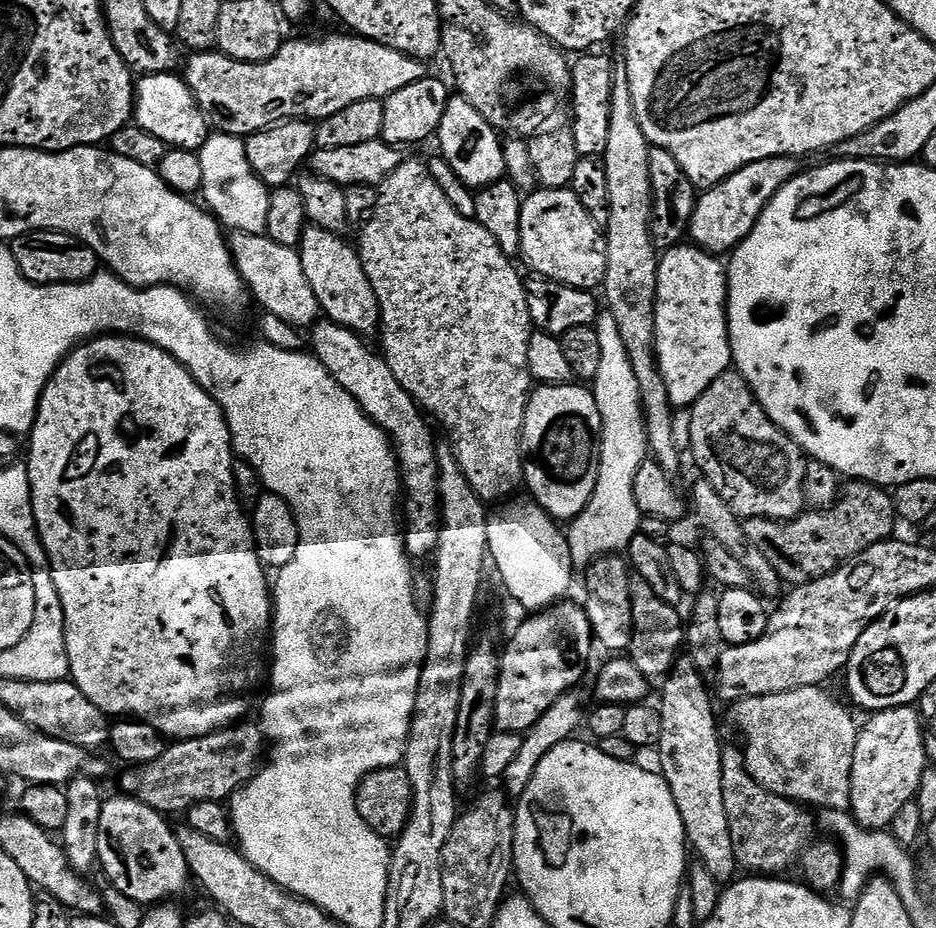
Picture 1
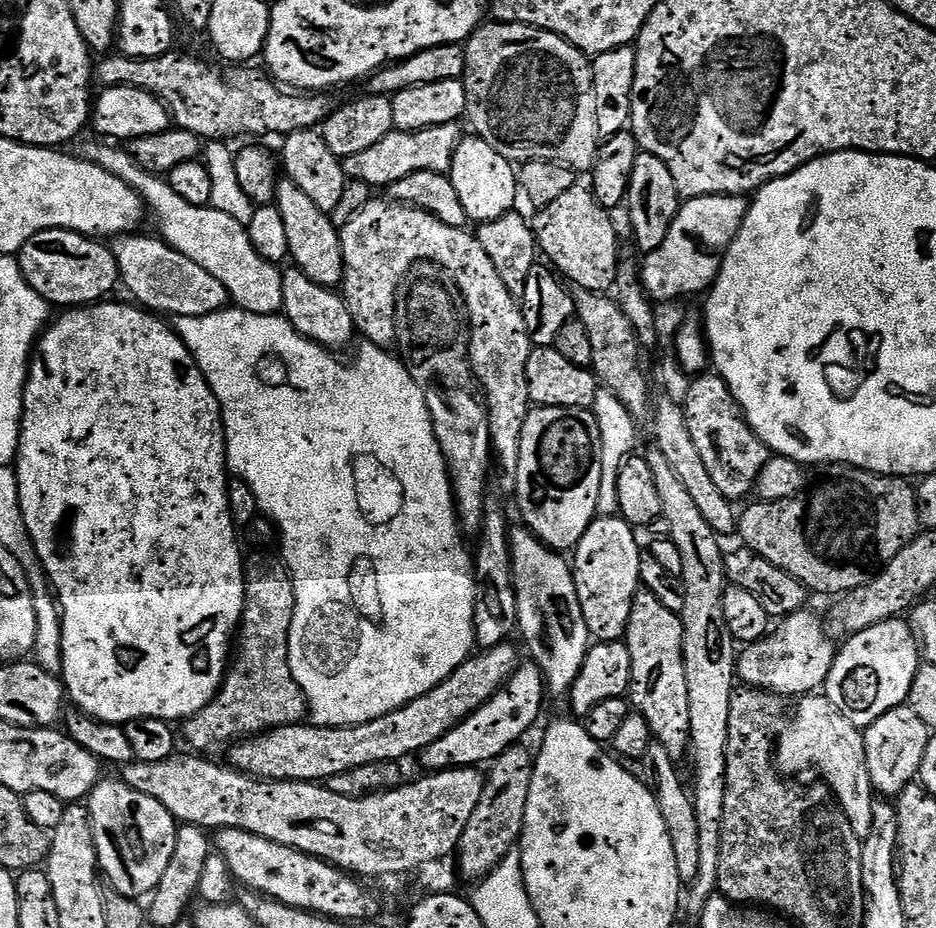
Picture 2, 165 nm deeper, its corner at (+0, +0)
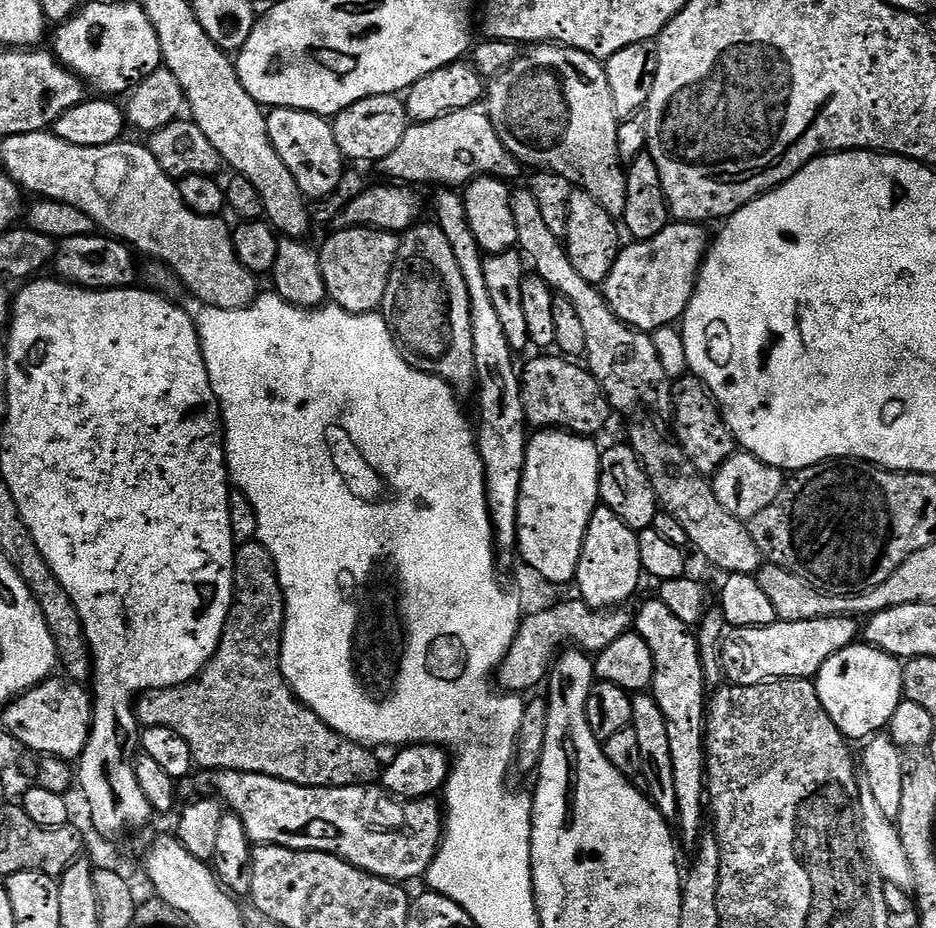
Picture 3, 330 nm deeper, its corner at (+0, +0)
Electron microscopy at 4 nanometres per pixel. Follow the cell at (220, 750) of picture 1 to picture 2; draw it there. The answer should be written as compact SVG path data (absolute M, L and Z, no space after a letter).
M515 643L499 644L494 648L483 649L479 654L469 656L462 666L458 666L438 686L434 686L426 694L414 698L406 706L395 708L392 712L382 714L370 722L347 724L341 728L324 728L321 724L301 722L272 728L269 732L261 732L258 736L250 736L247 740L237 740L227 749L227 763L237 772L252 777L253 780L294 780L297 782L326 782L338 774L346 774L350 770L358 770L358 766L370 766L370 762L404 762L407 756L415 757L424 751L426 746L438 742L442 734L462 723L470 714L474 714L498 690L507 684L522 663L520 652Z

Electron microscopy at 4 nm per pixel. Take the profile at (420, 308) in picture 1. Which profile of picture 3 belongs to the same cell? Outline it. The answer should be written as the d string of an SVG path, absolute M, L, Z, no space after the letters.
M336 228L333 233L318 248L328 300L350 314L376 312L384 302L390 270L400 249L400 236L377 228Z

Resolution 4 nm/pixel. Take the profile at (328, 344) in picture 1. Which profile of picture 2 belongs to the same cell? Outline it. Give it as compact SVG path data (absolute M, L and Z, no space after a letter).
M295 266L283 269L282 278L282 315L308 340L329 350L340 350L352 339L357 339L358 333L354 326L354 318L350 318L350 310L346 306L343 295L339 291L322 286Z

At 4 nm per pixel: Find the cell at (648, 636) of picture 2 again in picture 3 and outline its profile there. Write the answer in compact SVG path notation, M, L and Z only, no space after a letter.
M659 598L648 600L634 612L634 631L646 638L650 654L654 654L654 678L650 695L658 702L663 716L666 717L666 734L670 734L670 762L674 766L674 794L678 794L678 814L675 823L680 824L679 839L689 846L699 841L702 832L700 827L706 820L706 696L704 691L704 671L700 657L700 642L689 625L681 622Z

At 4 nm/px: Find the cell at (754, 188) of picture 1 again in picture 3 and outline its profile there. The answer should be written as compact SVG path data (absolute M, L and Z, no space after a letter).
M670 222L662 230L662 234L649 240L629 243L629 248L628 245L621 247L610 274L604 280L602 291L610 310L614 310L614 314L618 314L618 318L622 322L626 322L640 332L653 334L662 327L675 325L683 317L696 289L696 279L700 276L700 265L703 264L710 247L710 236L707 236L702 229L700 224Z

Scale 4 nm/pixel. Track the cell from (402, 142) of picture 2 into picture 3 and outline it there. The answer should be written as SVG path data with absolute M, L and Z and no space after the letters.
M483 103L454 110L442 118L434 118L434 122L409 123L406 134L402 134L402 142L398 142L398 147L379 161L378 168L388 175L385 177L389 181L405 186L436 184L435 186L447 186L453 190L471 184L478 176L495 176L497 180L513 182L522 171L520 161L514 158L514 154L510 154L510 150L506 150L506 146L502 146L502 138L498 138L498 130L494 130L494 122L490 122L490 114Z

